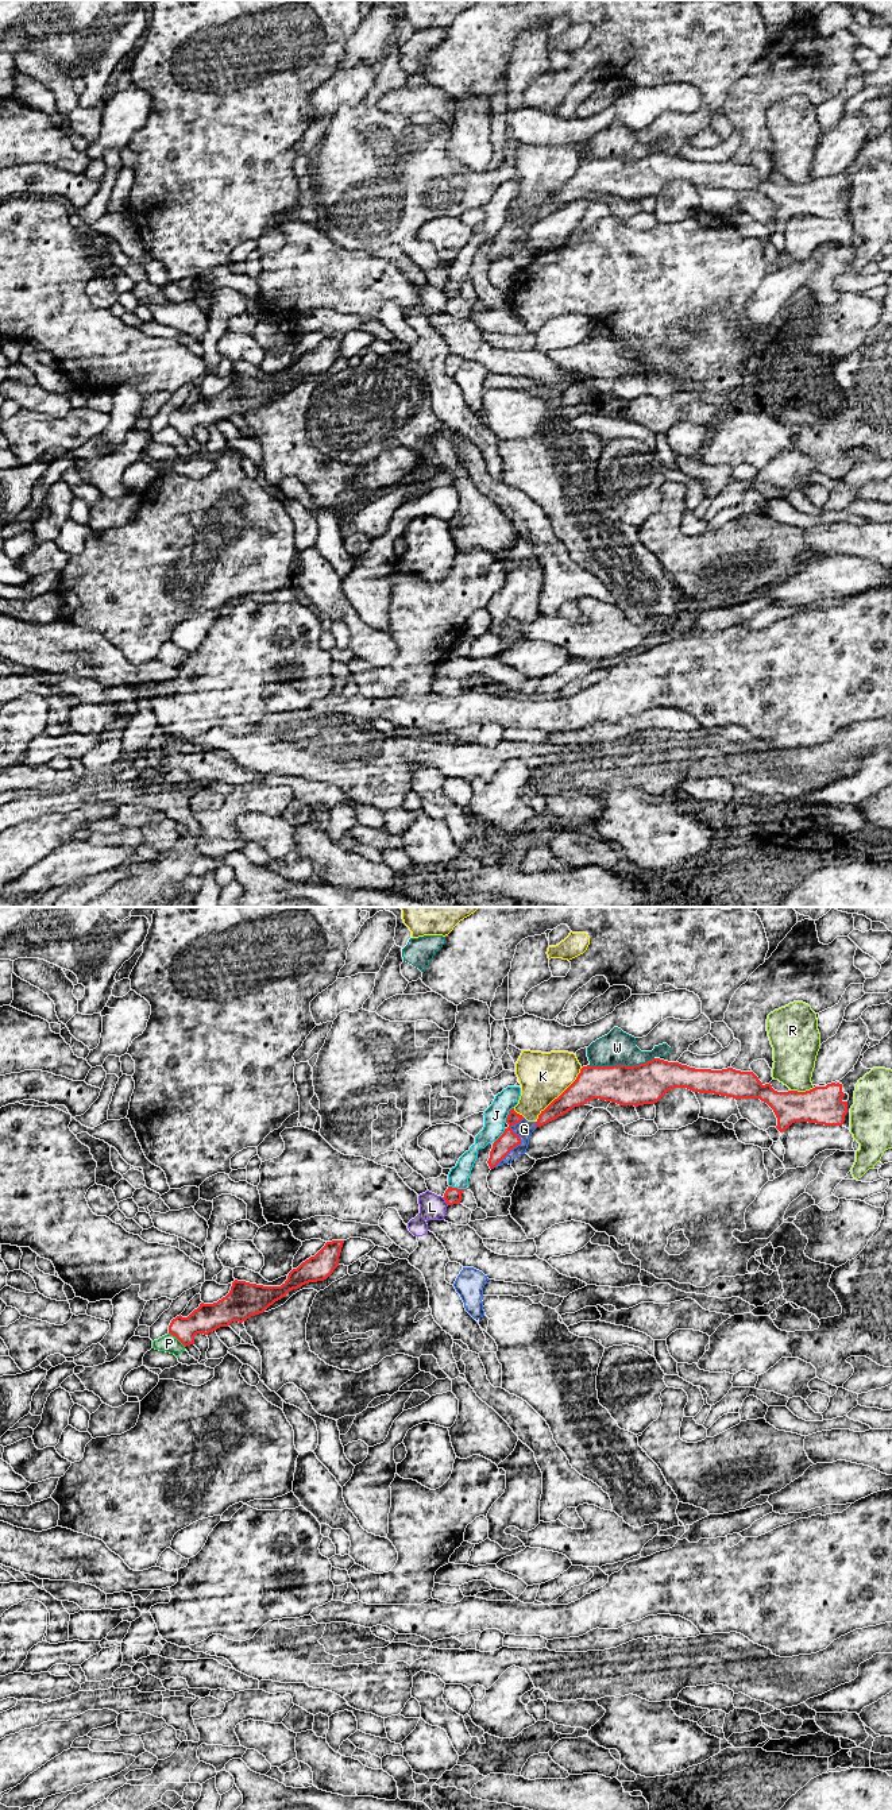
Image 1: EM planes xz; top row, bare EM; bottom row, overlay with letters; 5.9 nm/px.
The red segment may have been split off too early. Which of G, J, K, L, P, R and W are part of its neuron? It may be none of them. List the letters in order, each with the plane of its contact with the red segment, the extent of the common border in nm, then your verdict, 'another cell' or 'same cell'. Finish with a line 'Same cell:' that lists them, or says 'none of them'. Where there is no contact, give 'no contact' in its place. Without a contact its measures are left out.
G: contact in xz; length 340 nm; another cell
J: contact in xz; length 110 nm; another cell
K: contact in xz; length 420 nm; another cell
L: contact in xz; length 60 nm; another cell
P: contact in xz; length 130 nm; another cell
R: contact in xz; length 140 nm; another cell
W: contact in xz; length 400 nm; another cell
Same cell: none of them

